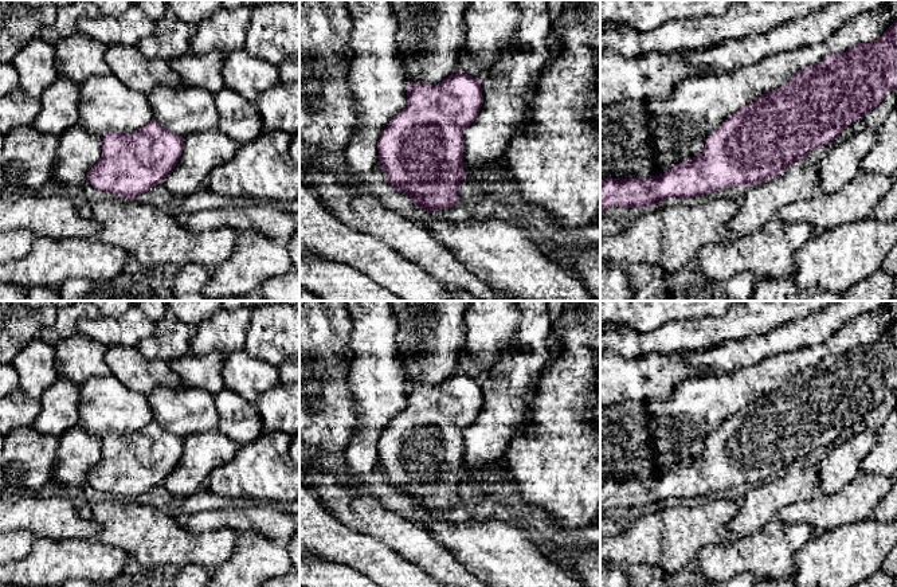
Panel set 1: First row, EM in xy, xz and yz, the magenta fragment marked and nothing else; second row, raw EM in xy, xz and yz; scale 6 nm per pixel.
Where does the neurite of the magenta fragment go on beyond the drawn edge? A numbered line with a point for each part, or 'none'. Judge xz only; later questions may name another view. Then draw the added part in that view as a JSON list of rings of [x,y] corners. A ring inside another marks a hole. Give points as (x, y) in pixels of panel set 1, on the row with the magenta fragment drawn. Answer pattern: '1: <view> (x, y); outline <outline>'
none

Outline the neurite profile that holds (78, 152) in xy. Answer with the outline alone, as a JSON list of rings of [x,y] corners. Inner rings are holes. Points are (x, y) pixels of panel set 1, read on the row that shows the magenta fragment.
[[[75,125],[59,136],[52,179],[68,187],[87,181],[87,172],[99,161],[102,138]]]

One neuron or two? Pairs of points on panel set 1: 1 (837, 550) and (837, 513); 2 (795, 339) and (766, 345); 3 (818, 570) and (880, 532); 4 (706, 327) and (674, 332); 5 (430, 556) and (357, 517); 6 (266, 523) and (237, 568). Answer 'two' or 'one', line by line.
1: two
2: one
3: one
4: one
5: one
6: two

